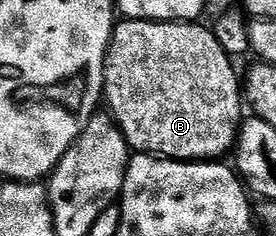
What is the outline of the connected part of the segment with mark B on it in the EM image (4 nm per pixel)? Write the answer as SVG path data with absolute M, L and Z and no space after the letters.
M122 19L113 29L113 42L105 58L105 90L103 93L107 111L113 121L121 127L130 149L134 153L146 156L159 156L166 160L183 160L186 162L217 162L225 155L234 151L237 142L237 130L241 126L243 113L241 113L241 100L243 104L243 84L237 80L237 72L233 69L234 61L225 52L223 46L216 40L212 27L201 22L162 22L160 20L127 20Z

